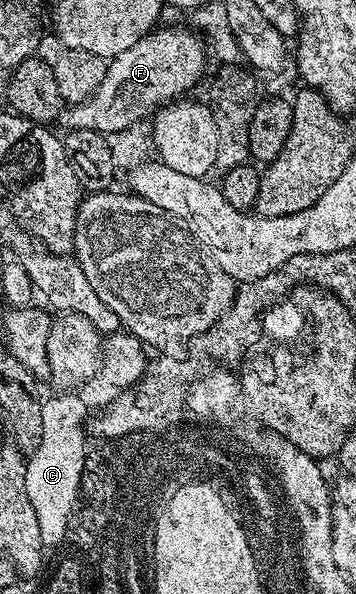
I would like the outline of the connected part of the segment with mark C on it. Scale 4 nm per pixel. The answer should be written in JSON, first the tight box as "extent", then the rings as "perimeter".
{"extent":[26,392,87,545],"perimeter":[[[66,392],[63,396],[47,395],[42,402],[42,437],[40,446],[29,453],[26,460],[26,489],[28,502],[32,502],[32,510],[36,510],[36,522],[40,522],[40,538],[43,545],[58,544],[71,531],[66,522],[67,512],[74,499],[74,488],[77,488],[78,442],[83,438],[84,421],[87,415],[86,404],[78,396]]]}

